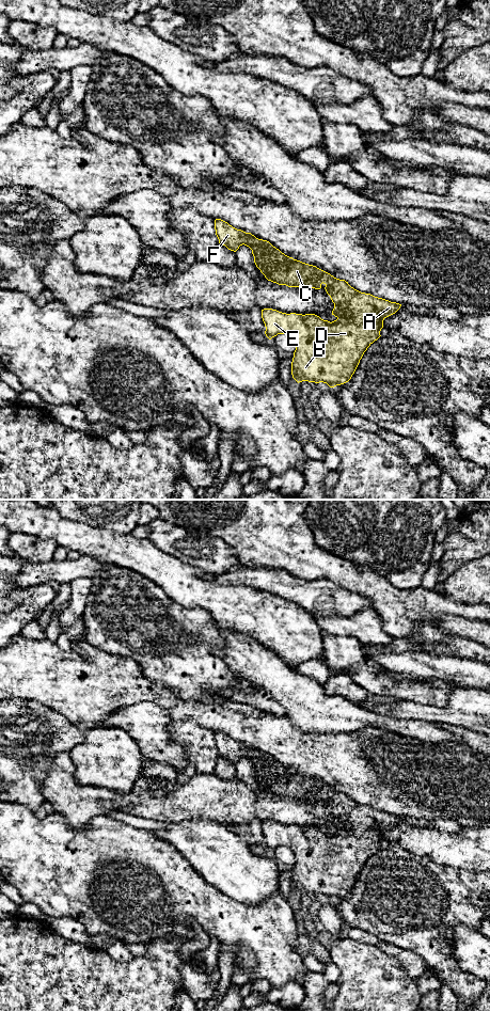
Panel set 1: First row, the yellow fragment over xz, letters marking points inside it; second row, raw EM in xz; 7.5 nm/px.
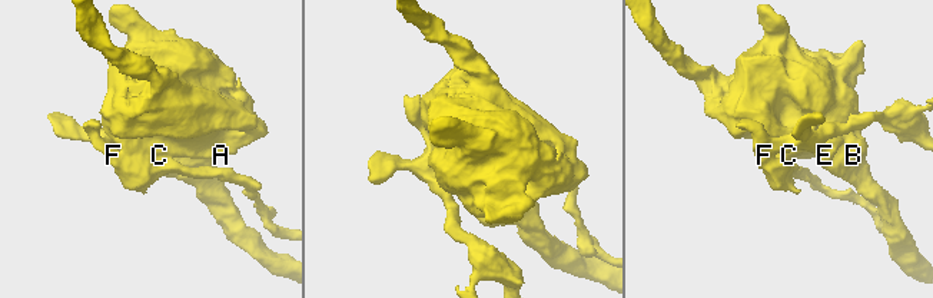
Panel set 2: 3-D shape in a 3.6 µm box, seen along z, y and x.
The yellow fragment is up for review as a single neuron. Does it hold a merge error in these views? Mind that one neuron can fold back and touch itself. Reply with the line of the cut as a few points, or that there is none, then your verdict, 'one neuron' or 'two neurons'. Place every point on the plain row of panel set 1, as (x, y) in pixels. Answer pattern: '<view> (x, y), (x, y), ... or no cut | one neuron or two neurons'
xz (259, 752), (273, 763), (266, 771), (267, 779), (285, 774) | two neurons

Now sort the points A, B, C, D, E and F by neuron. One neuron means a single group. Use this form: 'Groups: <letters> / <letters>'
Groups: A B C D E / F

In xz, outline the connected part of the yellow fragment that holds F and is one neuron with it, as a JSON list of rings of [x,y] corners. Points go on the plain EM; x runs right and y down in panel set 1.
[[[221,731],[215,732],[215,742],[219,756],[225,758],[231,763],[236,764],[242,757],[250,759],[246,744],[233,740]]]

